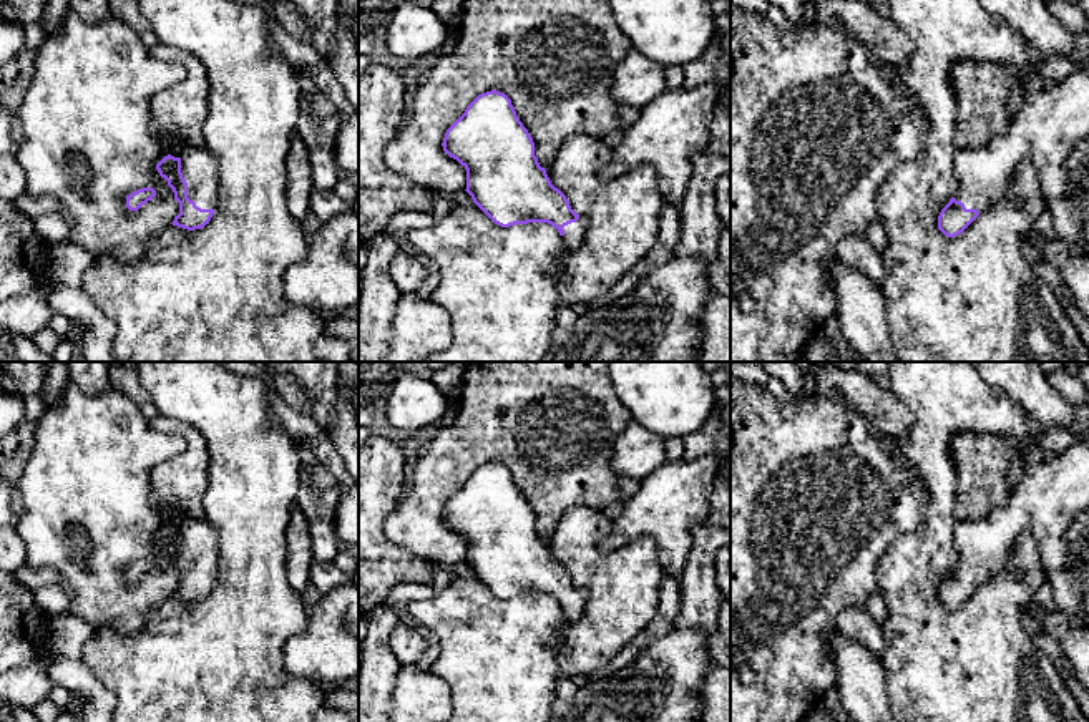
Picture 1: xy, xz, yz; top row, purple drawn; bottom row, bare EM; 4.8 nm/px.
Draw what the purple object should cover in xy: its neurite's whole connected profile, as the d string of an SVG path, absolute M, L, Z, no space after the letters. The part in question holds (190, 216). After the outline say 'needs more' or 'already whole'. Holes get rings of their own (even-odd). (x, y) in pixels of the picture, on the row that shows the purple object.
M188 144L179 158L164 156L156 169L179 202L173 226L188 231L204 227L217 202L219 171L214 154L206 146Z; needs more

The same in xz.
M496 90L478 95L447 129L443 151L466 169L466 193L498 226L548 222L558 229L564 249L578 249L588 231L588 217L576 214L566 196L551 184L535 156L535 143L511 100Z; needs more

